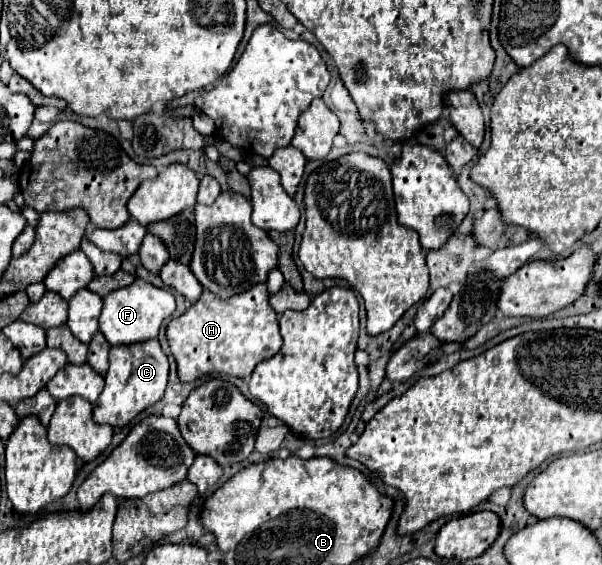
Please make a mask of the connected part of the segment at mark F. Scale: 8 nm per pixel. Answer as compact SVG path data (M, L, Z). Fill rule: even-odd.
M135 278L133 284L113 290L103 298L103 310L99 316L99 330L111 344L129 344L157 338L159 326L175 310L175 296L169 290L157 288L143 278Z

